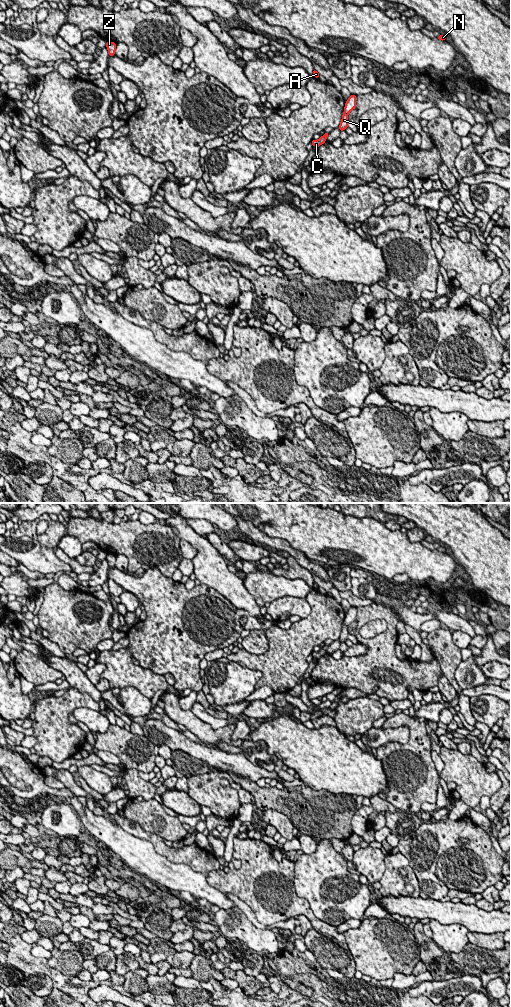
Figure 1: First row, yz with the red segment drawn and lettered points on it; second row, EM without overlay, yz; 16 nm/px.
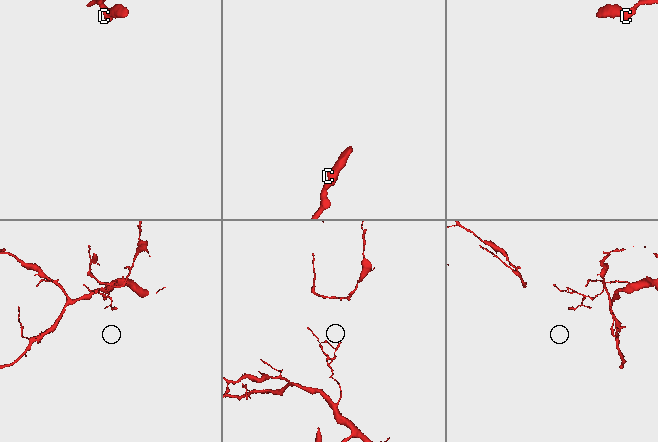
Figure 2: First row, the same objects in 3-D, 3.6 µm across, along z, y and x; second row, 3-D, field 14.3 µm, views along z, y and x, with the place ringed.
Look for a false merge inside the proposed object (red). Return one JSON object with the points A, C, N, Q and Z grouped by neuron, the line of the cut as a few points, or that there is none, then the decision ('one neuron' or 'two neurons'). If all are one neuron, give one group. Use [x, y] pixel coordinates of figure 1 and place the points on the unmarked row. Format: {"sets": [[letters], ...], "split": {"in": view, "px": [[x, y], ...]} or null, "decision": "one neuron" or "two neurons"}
{"sets": [["A", "C", "N", "Q", "Z"]], "split": null, "decision": "one neuron"}

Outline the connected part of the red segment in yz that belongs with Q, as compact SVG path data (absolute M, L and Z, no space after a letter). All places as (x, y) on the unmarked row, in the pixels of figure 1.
M351 607L345 615L344 624L339 637L340 643L348 639L348 626L356 619L356 607Z

